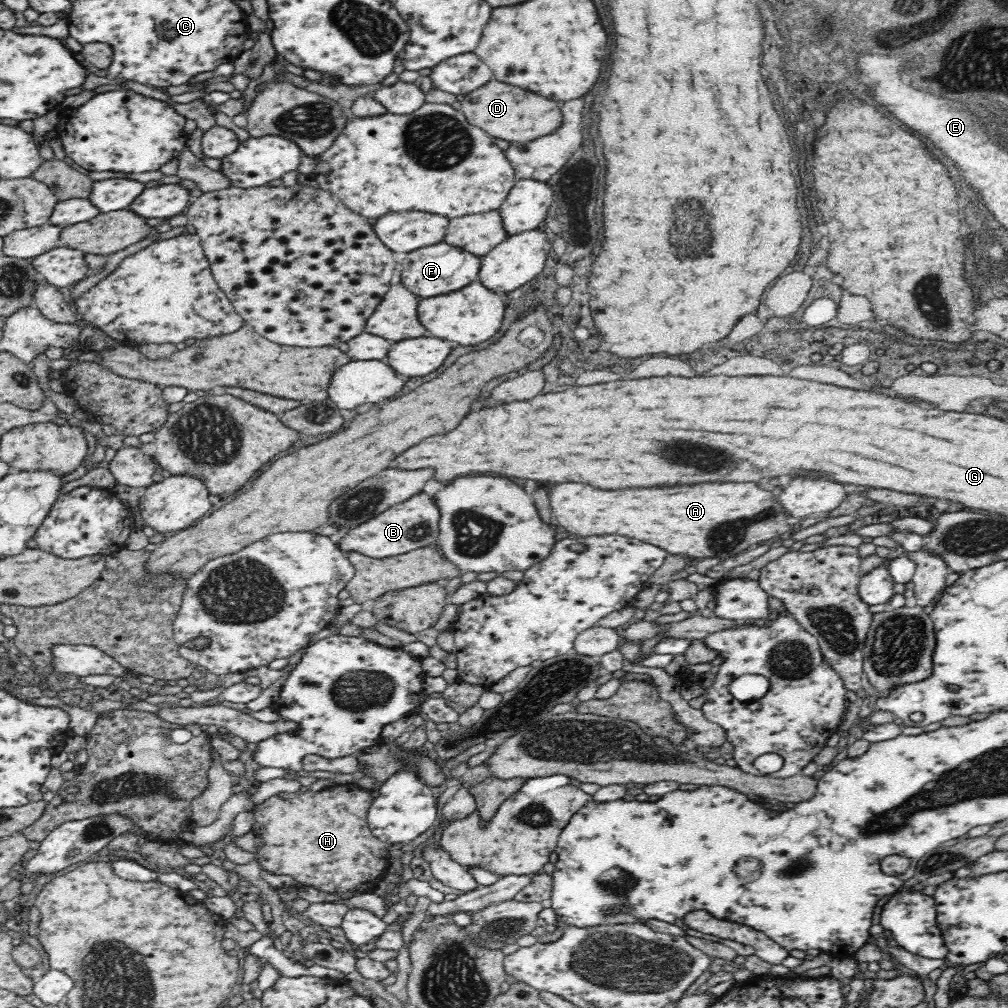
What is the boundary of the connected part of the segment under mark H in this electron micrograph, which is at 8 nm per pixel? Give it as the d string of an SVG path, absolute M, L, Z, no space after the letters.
M354 782L336 784L322 792L298 791L288 795L274 794L255 804L250 810L254 815L253 831L260 837L257 857L262 868L292 878L296 888L312 887L328 895L372 890L390 873L388 847L390 842L380 840L368 824L367 814L374 802L371 791L361 789Z

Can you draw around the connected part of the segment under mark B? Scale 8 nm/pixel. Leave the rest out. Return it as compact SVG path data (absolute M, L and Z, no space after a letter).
M424 493L416 494L408 498L406 502L394 505L388 510L363 522L363 524L352 527L346 536L338 542L337 546L347 554L357 552L370 558L398 557L417 548L424 548L430 544L437 543L439 527L439 512L430 496Z

